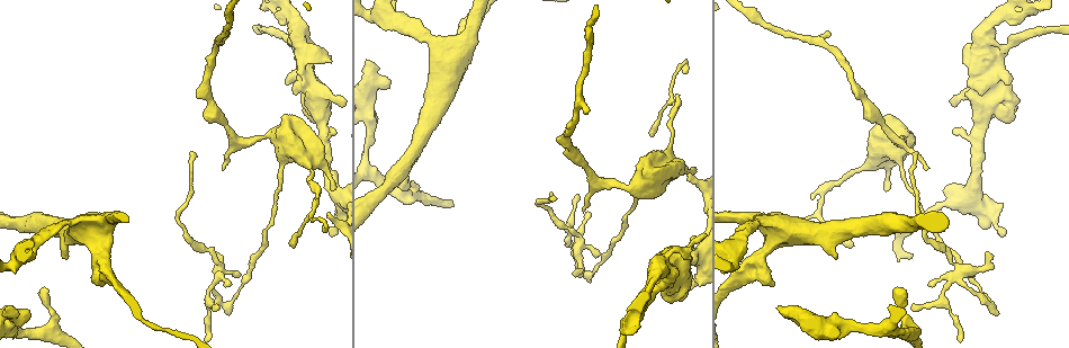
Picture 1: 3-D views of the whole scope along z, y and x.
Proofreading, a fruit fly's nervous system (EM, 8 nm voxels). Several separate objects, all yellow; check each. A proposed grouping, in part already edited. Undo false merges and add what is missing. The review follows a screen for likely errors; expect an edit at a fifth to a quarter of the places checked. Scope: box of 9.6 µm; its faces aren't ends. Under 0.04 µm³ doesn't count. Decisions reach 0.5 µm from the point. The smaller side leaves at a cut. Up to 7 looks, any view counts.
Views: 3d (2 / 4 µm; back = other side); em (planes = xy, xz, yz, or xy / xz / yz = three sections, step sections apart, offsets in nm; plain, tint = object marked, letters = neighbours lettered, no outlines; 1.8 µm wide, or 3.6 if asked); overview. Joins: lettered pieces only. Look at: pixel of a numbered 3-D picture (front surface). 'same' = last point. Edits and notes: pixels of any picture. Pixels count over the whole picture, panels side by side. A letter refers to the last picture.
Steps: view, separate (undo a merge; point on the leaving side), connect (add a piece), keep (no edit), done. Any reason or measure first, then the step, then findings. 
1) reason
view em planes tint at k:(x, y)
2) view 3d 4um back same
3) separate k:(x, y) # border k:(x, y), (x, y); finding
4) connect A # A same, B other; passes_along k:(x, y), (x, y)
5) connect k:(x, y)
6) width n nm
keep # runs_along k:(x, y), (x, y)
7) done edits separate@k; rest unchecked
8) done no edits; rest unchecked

an open end
view em 3.6um xz step 16 letters at 1:(386, 85)

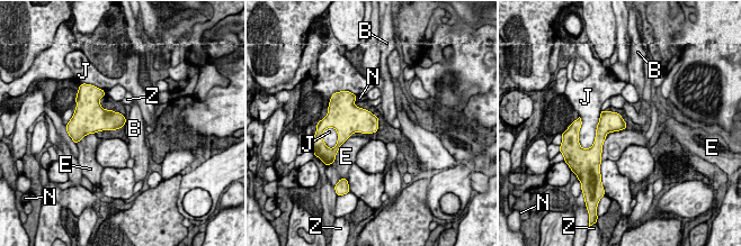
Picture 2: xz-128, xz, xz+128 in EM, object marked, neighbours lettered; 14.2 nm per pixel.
longest_contact J 500 nm
keep # B other, E other, J other, N other, Z other; border 2:(606, 137), (600, 155); none of them fits

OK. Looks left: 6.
an open end
view 3d 4um at 1:(451, 36)

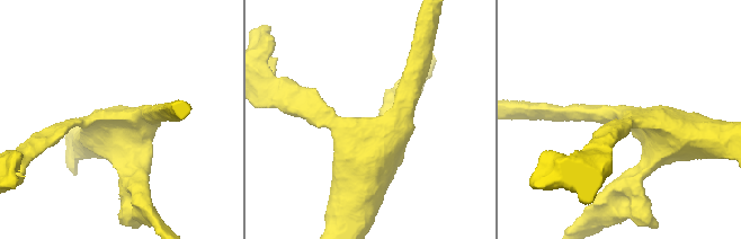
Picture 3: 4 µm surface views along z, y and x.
now the EM
view em 3.6um yz step 8 tint at 3:(366, 118)

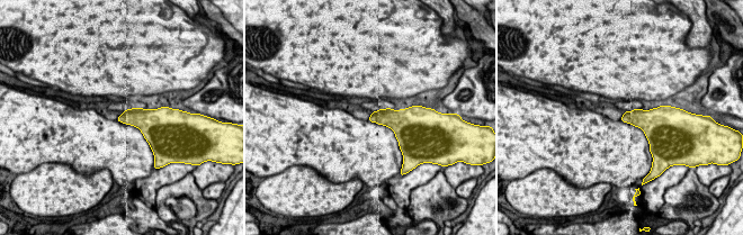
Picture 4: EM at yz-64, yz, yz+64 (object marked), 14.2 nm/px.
view em 3.6um planes letters same

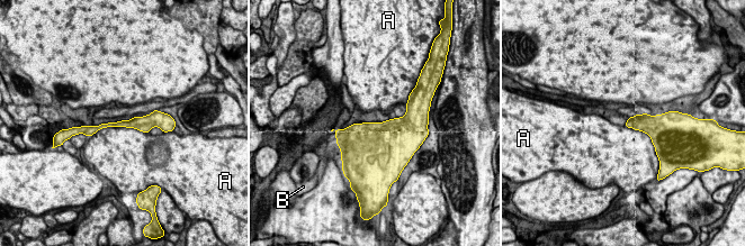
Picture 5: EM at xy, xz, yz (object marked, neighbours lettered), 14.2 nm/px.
keep # A other, B other; border 5:(149, 131), (102, 127), (88, 137); no lettered piece goes on from it

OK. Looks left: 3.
sudden change in width
view em planes plain at 1:(306, 151)

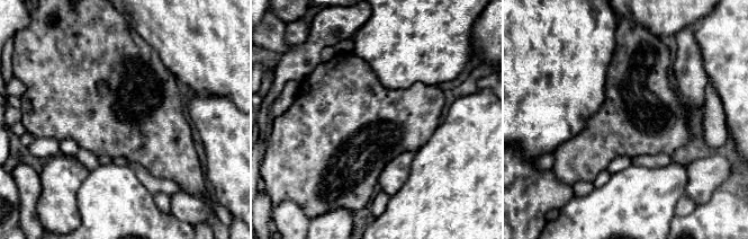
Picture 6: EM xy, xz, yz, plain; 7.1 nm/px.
view em planes letters same

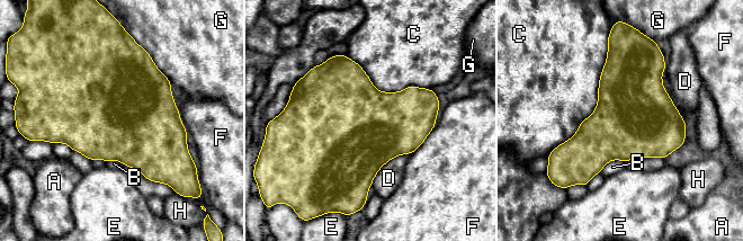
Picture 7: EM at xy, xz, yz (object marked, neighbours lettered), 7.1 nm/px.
keep # A other, B other, C other, D other, E other, F other, G other, H other; border 7:(608, 47), (596, 108), (549, 152); all the same neuron

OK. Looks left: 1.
done no edits; rest unchecked

